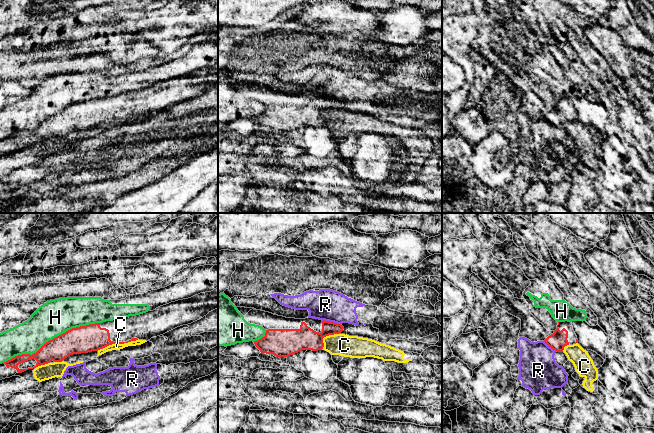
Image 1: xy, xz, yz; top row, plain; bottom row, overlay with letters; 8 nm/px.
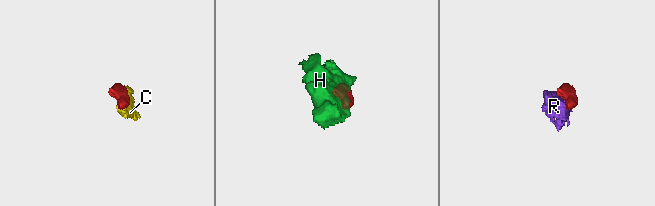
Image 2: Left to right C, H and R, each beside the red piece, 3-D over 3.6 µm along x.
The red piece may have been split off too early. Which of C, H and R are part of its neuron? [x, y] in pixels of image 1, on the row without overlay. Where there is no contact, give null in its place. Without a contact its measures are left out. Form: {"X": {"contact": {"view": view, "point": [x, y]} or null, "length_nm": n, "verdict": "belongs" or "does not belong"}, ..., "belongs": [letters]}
{"C": {"contact": {"view": "xy", "point": [117, 118]}, "length_nm": 340, "verdict": "does not belong"}, "H": {"contact": {"view": "xy", "point": [52, 115]}, "length_nm": 850, "verdict": "does not belong"}, "R": {"contact": {"view": "xz", "point": [331, 98]}, "length_nm": 160, "verdict": "does not belong"}, "belongs": []}

